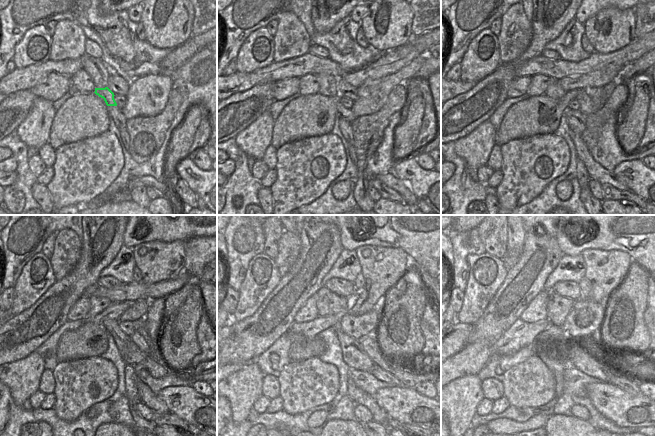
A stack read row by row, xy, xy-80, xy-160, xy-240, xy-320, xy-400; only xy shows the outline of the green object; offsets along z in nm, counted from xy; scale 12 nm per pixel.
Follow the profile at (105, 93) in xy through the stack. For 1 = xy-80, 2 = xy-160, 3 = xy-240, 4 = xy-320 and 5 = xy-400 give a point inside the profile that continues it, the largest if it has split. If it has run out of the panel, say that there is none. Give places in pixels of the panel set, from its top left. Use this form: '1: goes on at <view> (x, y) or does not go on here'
1: goes on at xy-80 (345, 113)
2: goes on at xy-160 (576, 120)
3: goes on at xy-240 (134, 355)
4: goes on at xy-320 (380, 374)
5: goes on at xy-400 (632, 388)

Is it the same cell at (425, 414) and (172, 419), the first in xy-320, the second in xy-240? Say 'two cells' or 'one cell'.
two cells

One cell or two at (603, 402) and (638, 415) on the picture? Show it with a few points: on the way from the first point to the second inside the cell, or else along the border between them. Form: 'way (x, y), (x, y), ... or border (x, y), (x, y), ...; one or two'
way (612, 402), (629, 411); one

